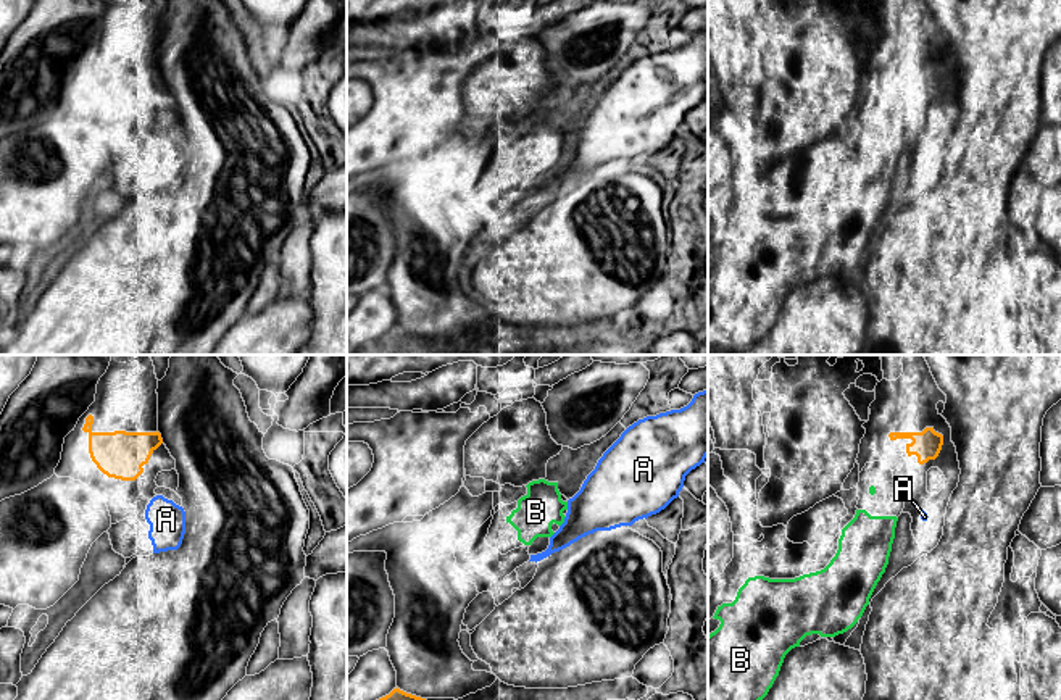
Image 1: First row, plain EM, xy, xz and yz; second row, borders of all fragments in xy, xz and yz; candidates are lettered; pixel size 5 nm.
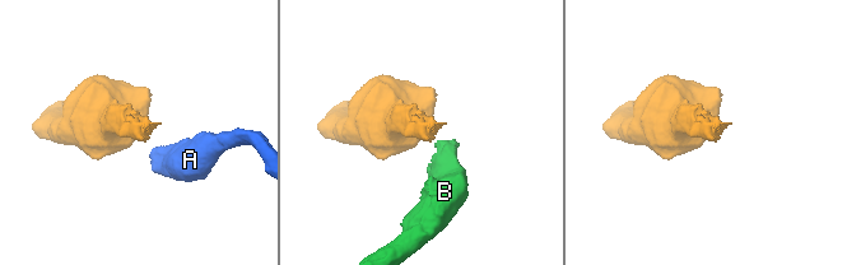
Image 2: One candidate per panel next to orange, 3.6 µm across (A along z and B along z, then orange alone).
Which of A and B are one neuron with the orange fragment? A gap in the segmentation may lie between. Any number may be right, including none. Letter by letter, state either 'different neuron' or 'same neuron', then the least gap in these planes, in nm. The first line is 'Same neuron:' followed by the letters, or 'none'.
Same neuron: B
A: different neuron | 130 nm
B: same neuron | 240 nm

